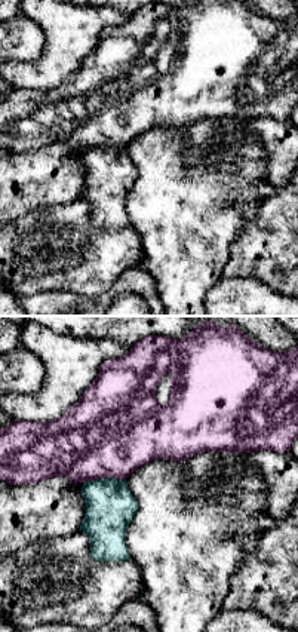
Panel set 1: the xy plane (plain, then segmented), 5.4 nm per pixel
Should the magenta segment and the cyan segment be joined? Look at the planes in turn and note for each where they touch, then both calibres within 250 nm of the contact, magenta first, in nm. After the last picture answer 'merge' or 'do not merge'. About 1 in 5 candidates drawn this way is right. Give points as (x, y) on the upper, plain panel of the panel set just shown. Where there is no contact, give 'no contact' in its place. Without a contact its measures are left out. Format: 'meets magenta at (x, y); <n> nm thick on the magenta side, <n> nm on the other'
meets magenta at (104, 144); 480 nm thick on the magenta side, 280 nm on the other

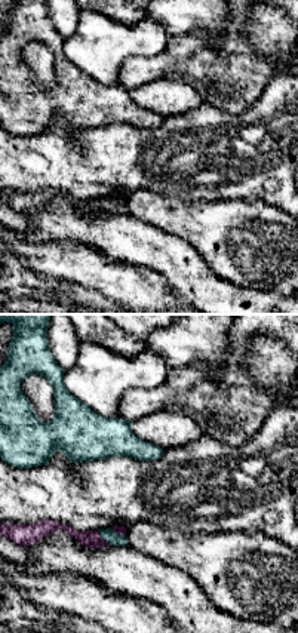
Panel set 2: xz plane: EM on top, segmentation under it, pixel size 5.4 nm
meets magenta at (103, 206); 90 nm thick on the magenta side, 70 nm on the other

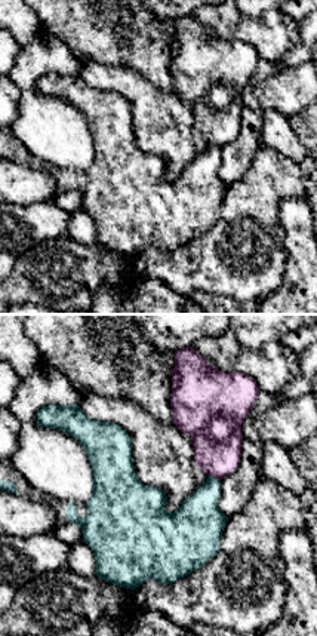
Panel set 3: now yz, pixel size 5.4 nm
meets magenta at (214, 143); 280 nm thick on the magenta side, 240 nm on the other

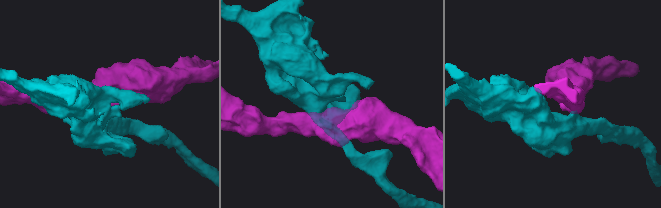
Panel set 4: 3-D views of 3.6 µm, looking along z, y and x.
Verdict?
do not merge

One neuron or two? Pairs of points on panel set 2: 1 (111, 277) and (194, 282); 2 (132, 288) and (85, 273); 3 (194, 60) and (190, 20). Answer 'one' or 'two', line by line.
1: two
2: one
3: two

